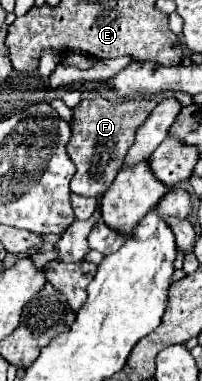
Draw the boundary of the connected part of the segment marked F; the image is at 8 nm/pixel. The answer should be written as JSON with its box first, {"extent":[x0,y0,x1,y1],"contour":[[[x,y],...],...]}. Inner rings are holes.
{"extent":[68,96,156,198],"contour":[[[100,96],[80,102],[74,110],[72,138],[68,142],[68,154],[78,168],[70,182],[74,194],[98,198],[110,188],[124,164],[130,144],[134,144],[136,130],[144,124],[154,106],[156,102],[114,102]]]}

